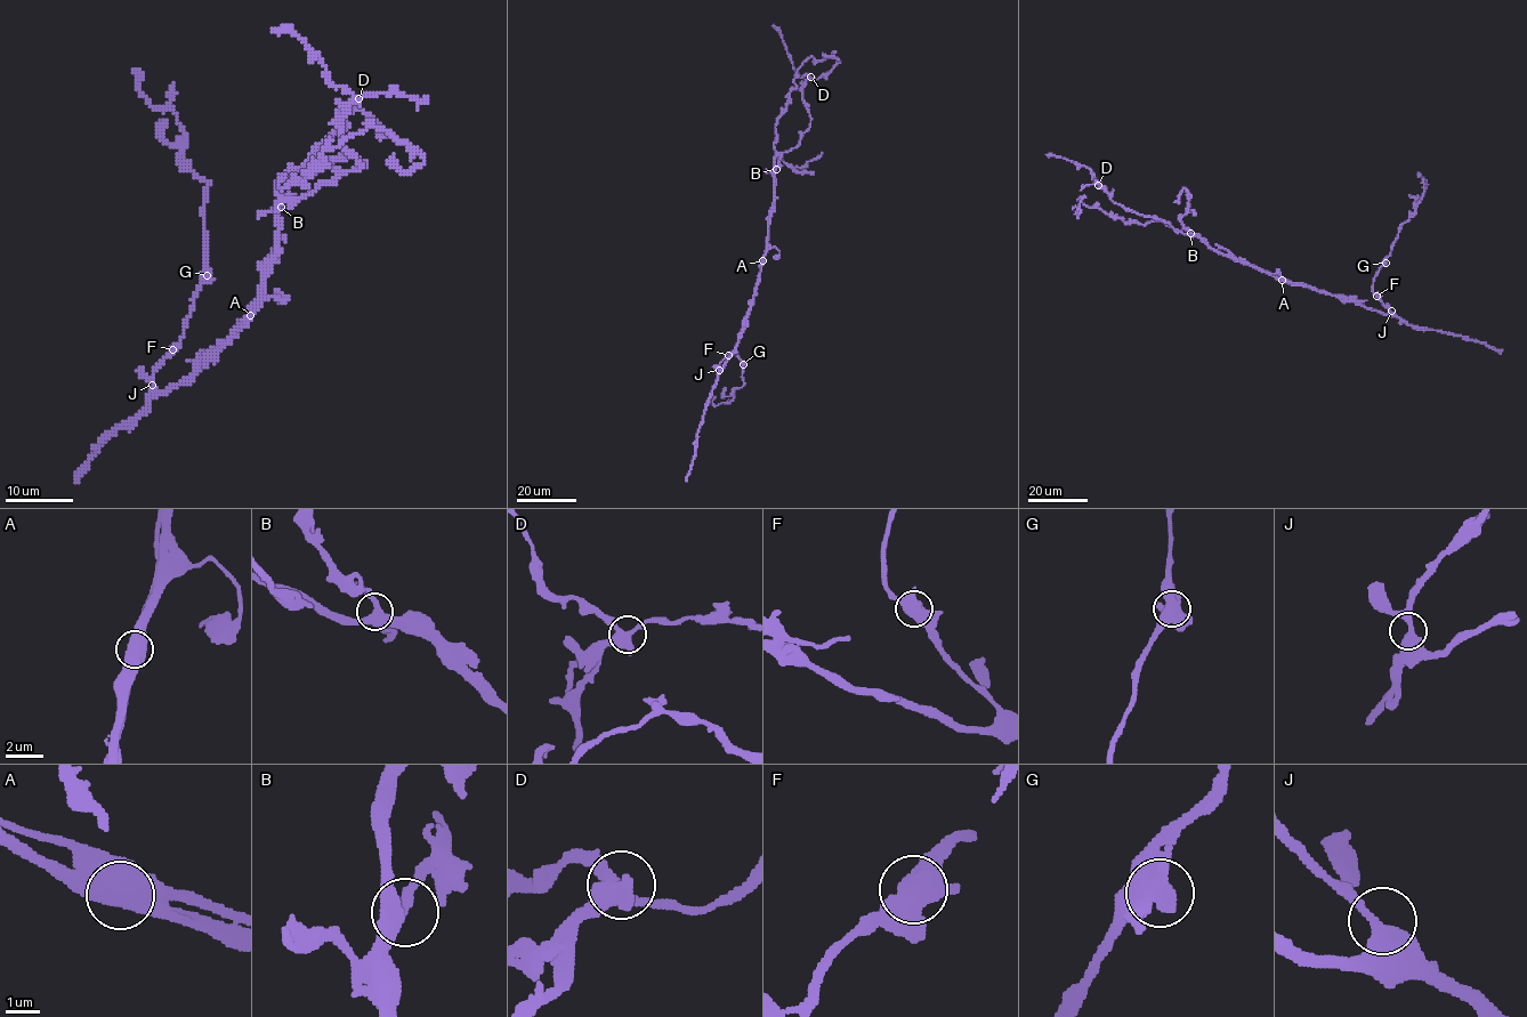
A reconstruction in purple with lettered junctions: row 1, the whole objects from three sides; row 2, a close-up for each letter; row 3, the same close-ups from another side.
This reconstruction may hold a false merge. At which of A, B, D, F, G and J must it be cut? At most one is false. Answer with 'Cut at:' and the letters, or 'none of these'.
Cut at: A

